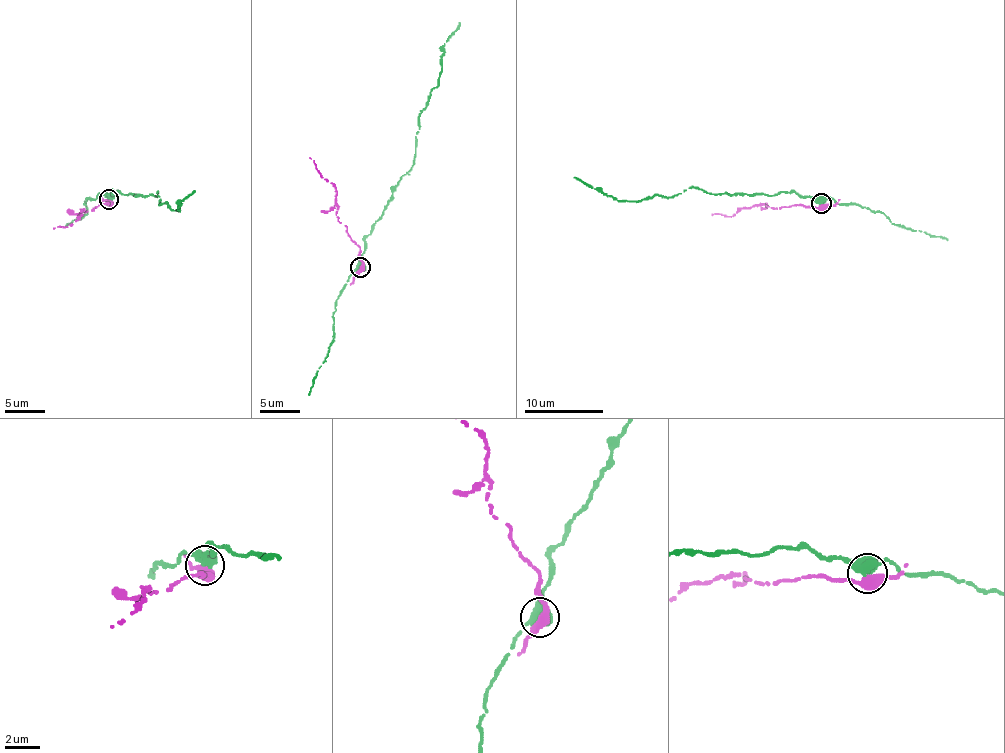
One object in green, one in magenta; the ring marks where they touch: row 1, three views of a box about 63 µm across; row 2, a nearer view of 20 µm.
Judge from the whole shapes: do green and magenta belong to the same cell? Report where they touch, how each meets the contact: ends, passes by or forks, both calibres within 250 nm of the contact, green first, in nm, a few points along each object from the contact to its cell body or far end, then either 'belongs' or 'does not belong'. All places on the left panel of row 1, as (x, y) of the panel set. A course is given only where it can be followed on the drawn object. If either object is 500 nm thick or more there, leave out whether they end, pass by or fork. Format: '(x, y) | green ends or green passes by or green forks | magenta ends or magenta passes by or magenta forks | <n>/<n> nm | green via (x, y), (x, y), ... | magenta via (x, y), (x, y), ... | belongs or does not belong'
(109, 199) | 750/420 nm | green via (108, 199), (112, 190), (141, 196), (156, 196), (157, 191), (160, 204), (179, 211), (180, 202), (195, 190) | magenta via (108, 201), (79, 213), (82, 215), (68, 226), (53, 228) | does not belong

